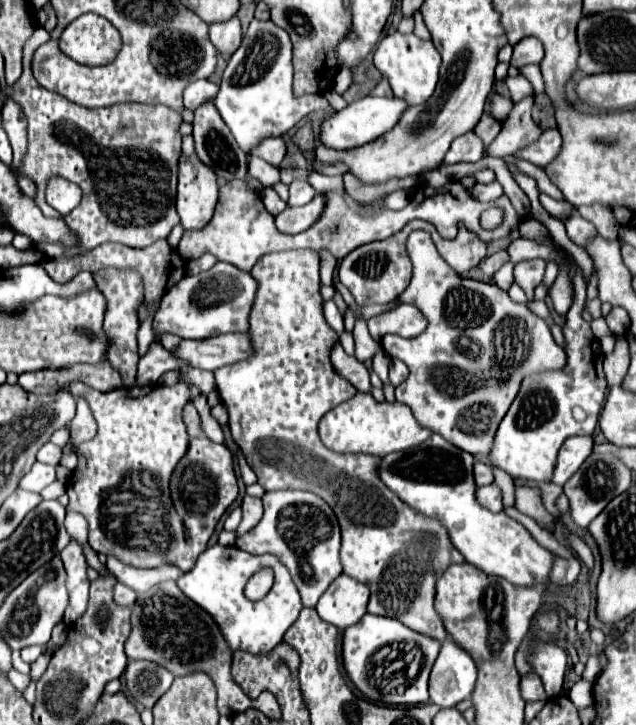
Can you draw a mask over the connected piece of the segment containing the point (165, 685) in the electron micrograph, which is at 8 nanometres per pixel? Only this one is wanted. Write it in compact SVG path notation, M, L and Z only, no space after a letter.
M132 660L126 668L126 690L136 704L152 708L156 700L170 688L174 674L148 660Z

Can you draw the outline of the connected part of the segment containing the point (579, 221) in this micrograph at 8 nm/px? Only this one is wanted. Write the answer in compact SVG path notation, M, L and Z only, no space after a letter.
M578 212L572 214L572 218L568 218L566 222L566 232L568 232L568 238L574 242L574 244L584 244L588 238L592 238L596 234L594 226L590 222L586 222Z

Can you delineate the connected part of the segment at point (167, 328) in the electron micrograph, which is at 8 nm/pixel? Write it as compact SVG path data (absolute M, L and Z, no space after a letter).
M218 262L206 272L184 276L166 292L154 314L154 342L160 342L162 334L204 340L228 332L246 332L250 326L248 316L254 306L256 290L258 282L250 276L250 272L242 272L226 262Z

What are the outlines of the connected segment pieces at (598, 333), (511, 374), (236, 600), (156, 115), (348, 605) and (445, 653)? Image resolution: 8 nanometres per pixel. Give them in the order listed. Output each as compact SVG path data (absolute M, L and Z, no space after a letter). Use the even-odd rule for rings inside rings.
M596 318L596 320L592 320L592 322L590 322L590 326L592 326L592 332L594 332L594 336L596 336L596 338L612 336L612 332L610 332L610 328L608 328L608 324L606 324L606 320L604 320L604 318Z
M426 230L410 232L406 250L412 260L412 280L397 299L399 304L413 304L422 310L422 314L428 318L428 328L420 336L408 340L396 334L386 334L382 338L382 346L388 356L402 360L410 370L408 378L396 386L396 400L412 408L420 426L442 434L446 440L450 440L450 444L462 448L464 452L486 456L492 450L496 426L518 394L522 376L530 372L562 368L566 364L566 352L554 342L548 324L538 318L526 304L514 302L508 292L500 290L496 284L462 278L458 272L454 272L442 260Z
M216 544L204 550L198 556L196 566L178 580L178 588L214 618L232 652L242 650L250 654L268 654L282 642L284 632L296 622L302 610L300 596L290 578L290 572L276 556L250 556L236 546ZM262 568L272 568L274 586L266 594L266 598L262 598L260 602L250 602L248 598L244 598L244 586L250 576L254 572L260 572Z
M36 28L30 40L24 44L24 72L12 88L12 100L16 100L26 118L28 118L28 152L24 156L22 172L26 172L38 186L36 204L48 218L58 218L58 210L54 210L46 202L46 184L50 178L60 176L68 182L74 182L82 190L82 202L68 214L64 220L80 238L80 246L76 252L86 252L104 242L122 242L132 248L146 248L154 240L166 238L170 230L180 222L176 212L176 170L180 156L182 136L178 132L182 124L180 112L164 106L164 104L114 104L108 108L84 108L78 106L64 96L42 88L32 74L32 56L38 46L50 40L50 34L44 28Z
M342 574L320 596L316 610L328 624L344 630L346 626L356 624L366 614L368 596L370 590L366 584Z
M450 638L444 640L440 654L430 672L430 702L440 708L452 708L458 702L470 698L476 684L476 664L468 652L464 652Z

